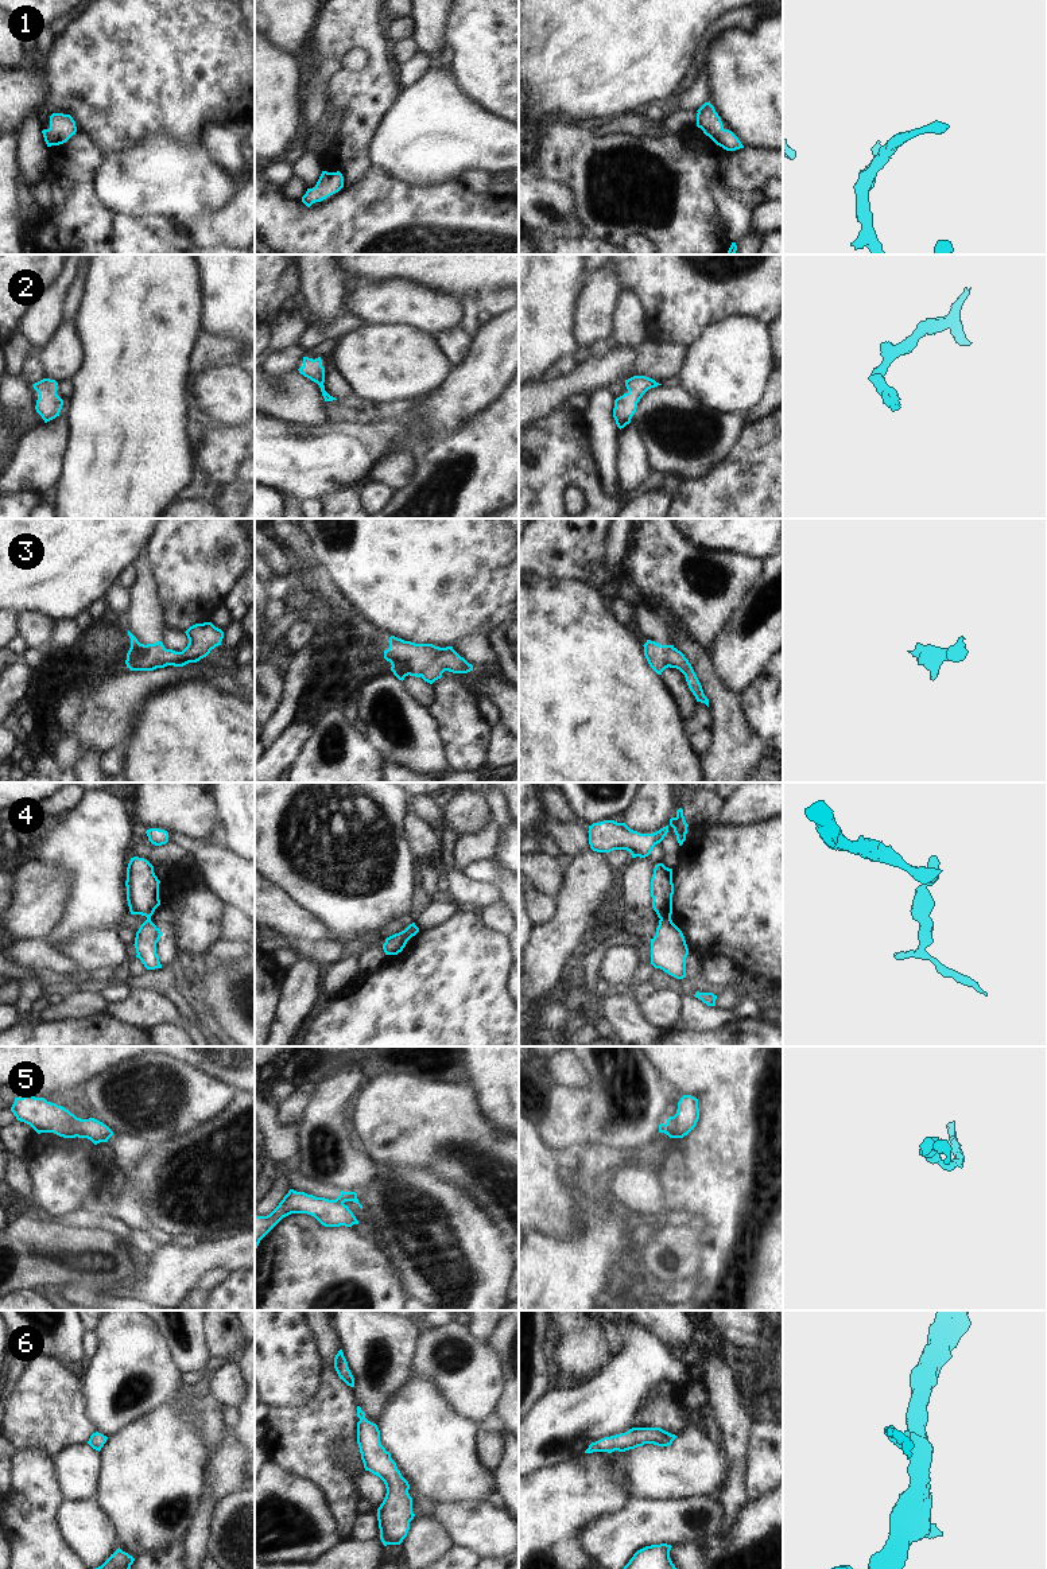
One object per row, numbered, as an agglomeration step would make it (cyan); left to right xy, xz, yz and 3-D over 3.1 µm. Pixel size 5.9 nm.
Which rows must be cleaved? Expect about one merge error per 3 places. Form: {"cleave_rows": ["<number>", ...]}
{"cleave_rows": ["3", "4", "5"]}

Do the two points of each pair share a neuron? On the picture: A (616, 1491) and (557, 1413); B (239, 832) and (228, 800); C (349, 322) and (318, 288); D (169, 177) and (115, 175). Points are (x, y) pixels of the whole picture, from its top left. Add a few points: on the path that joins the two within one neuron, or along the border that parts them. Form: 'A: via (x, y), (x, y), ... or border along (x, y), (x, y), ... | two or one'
A: border along (584, 1452), (554, 1465) | two
B: via (239, 824), (239, 811), (236, 808) | one
C: border along (341, 311), (324, 327), (313, 326) | two
D: via (155, 177), (128, 177) | one

